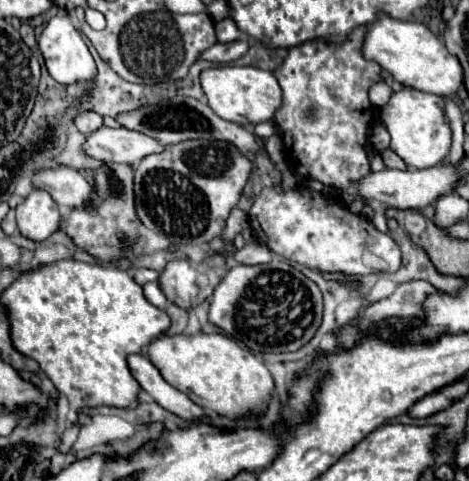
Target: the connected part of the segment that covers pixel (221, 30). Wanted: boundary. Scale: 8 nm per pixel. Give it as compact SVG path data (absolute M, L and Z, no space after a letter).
M227 17L223 21L217 21L215 31L217 31L217 39L221 43L231 43L231 41L241 39L241 31L239 31L239 27L235 25L235 21L231 17Z

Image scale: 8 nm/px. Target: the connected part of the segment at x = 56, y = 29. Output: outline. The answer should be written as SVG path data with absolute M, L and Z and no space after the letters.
M57 15L47 23L47 27L43 29L43 33L39 37L39 49L43 53L49 75L61 85L93 81L97 75L97 65L93 61L93 55L89 53L85 41L81 39L81 33L77 31L77 27L73 25L73 19L69 15L63 15L63 17Z

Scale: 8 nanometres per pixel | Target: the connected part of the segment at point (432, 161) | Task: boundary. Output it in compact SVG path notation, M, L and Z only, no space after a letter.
M405 87L391 95L389 103L381 109L381 119L391 135L389 149L395 151L407 163L407 167L427 169L439 165L447 157L451 149L451 127L445 117L443 97Z

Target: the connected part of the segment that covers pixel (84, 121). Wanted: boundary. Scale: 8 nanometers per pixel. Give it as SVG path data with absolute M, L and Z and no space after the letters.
M87 111L87 113L77 113L73 121L75 121L75 127L77 127L81 133L89 135L91 131L95 131L95 129L101 127L103 117L97 115L97 113L93 113L93 111Z

